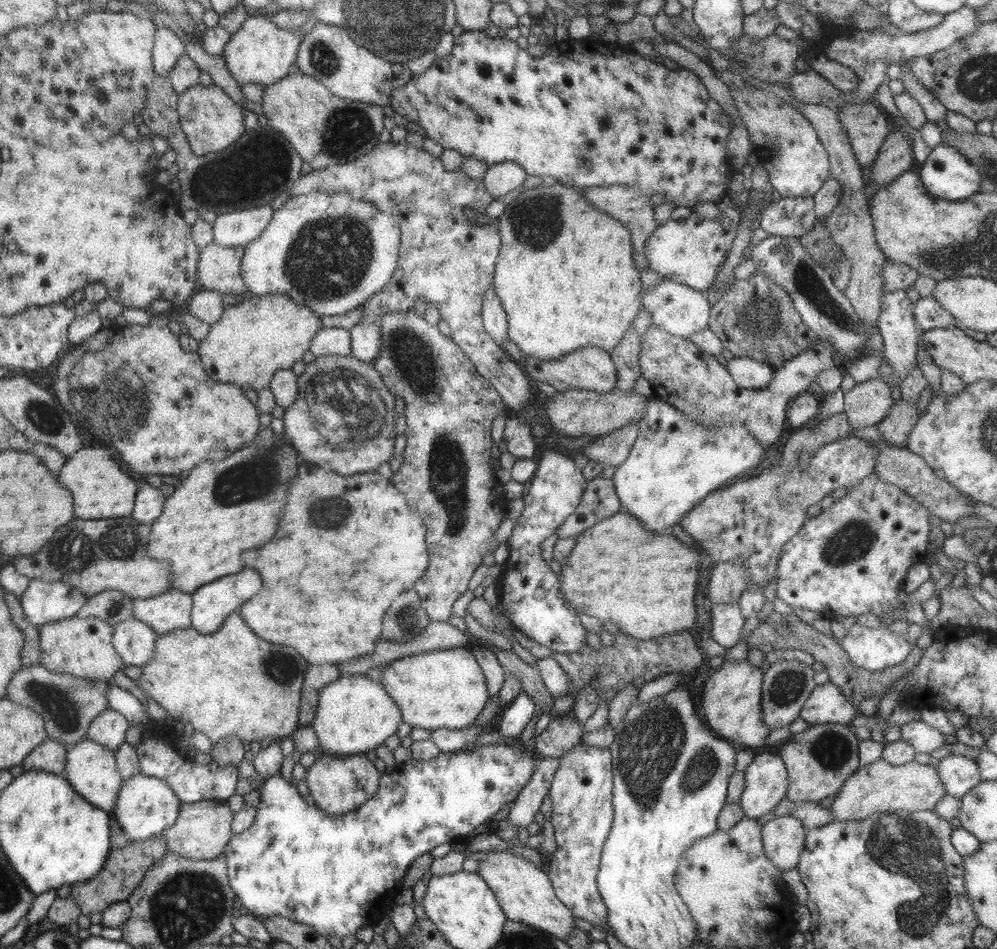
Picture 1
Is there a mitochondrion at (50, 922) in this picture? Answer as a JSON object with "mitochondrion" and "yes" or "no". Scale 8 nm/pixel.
{"mitochondrion":"yes"}

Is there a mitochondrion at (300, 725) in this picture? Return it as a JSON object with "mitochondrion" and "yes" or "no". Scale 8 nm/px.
{"mitochondrion":"no"}

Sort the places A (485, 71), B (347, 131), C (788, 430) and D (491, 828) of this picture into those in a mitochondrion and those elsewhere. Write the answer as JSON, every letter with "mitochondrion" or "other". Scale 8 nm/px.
{"A":"other","B":"mitochondrion","C":"other","D":"other"}

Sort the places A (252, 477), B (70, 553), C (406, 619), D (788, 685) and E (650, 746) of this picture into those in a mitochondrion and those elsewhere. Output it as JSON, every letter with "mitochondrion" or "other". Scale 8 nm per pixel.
{"A":"mitochondrion","B":"mitochondrion","C":"mitochondrion","D":"mitochondrion","E":"mitochondrion"}

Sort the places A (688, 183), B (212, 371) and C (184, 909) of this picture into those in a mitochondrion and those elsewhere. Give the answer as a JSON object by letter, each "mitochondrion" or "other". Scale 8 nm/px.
{"A":"mitochondrion","B":"other","C":"mitochondrion"}

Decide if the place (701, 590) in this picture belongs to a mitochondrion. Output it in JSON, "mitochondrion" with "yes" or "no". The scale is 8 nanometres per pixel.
{"mitochondrion":"no"}

